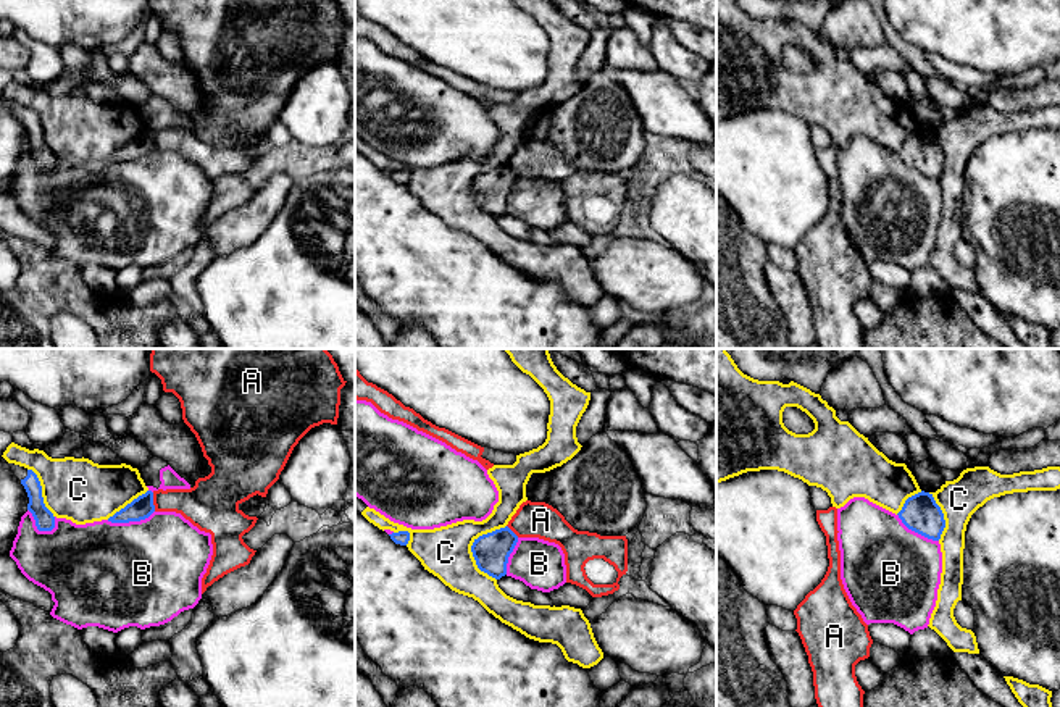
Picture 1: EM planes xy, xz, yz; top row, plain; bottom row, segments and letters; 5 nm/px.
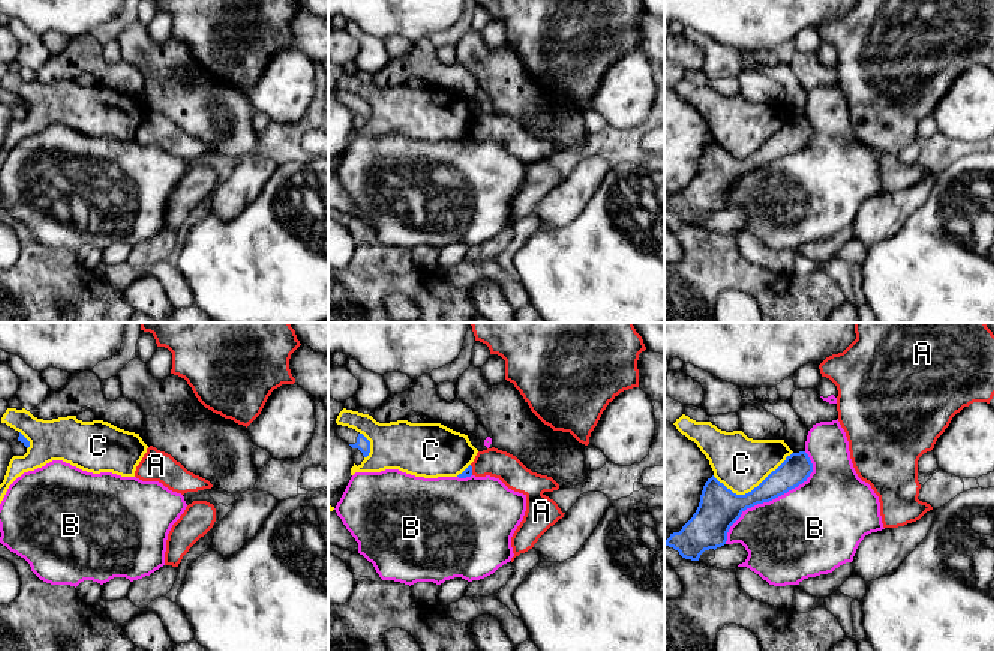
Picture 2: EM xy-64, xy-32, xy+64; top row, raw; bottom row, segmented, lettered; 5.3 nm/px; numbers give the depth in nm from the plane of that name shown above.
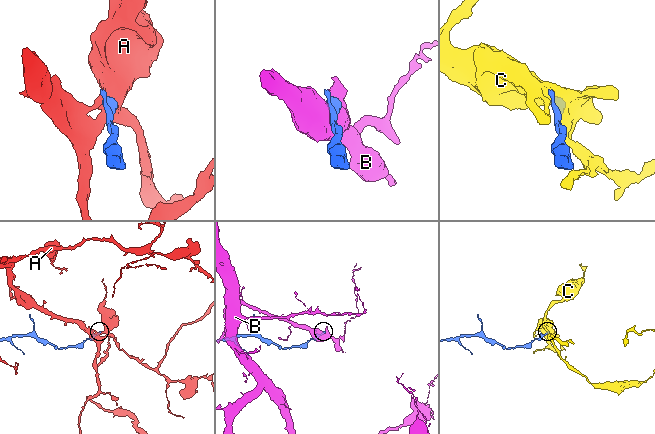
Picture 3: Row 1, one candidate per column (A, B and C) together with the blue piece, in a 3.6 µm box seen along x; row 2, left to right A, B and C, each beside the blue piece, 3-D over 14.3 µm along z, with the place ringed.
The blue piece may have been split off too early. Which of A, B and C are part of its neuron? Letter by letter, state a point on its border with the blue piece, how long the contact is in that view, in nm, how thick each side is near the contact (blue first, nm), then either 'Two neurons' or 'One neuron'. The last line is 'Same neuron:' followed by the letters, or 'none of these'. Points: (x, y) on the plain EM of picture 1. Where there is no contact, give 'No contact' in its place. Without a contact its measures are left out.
A: Touches blue at xy (152, 141). Shared border 100 nm. Thickness 110 nm (blue) against 200 nm. Two neurons
B: Touches blue at xy (37, 167). Shared border 170 nm. Thickness 100 nm (blue) against 380 nm. Two neurons
C: Touches blue at xz (471, 186). Shared border 280 nm. Thickness 180 nm (blue) against 260 nm. Two neurons
Same neuron: none of these

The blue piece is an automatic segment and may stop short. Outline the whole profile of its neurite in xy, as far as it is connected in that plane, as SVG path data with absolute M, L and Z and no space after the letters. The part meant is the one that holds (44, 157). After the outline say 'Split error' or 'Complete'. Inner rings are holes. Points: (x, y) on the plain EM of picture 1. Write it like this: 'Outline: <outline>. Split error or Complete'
Outline: M15 102L8 103L27 131L29 136L27 149L32 152L37 168L52 169L55 166L55 155L44 142L42 124L37 113L32 108L27 108L19 103Z. Split error

